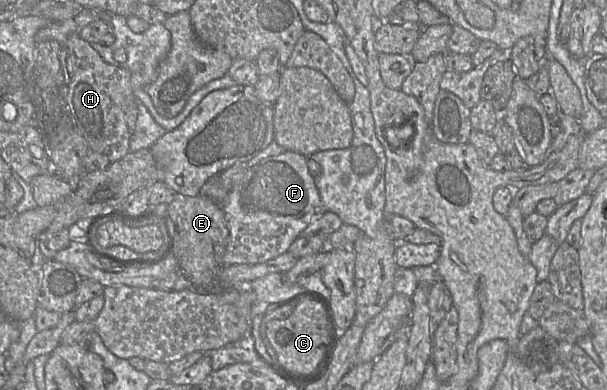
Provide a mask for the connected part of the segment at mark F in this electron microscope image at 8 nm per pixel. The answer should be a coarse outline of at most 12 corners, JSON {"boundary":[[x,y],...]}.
{"boundary":[[307,157],[248,168],[220,204],[223,266],[289,251],[326,210]]}

